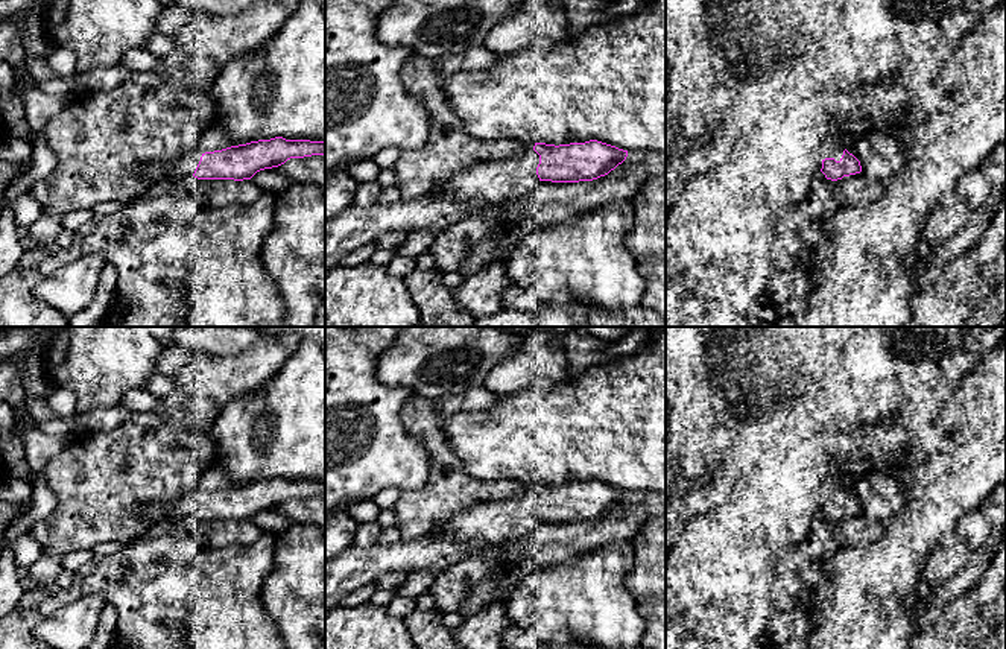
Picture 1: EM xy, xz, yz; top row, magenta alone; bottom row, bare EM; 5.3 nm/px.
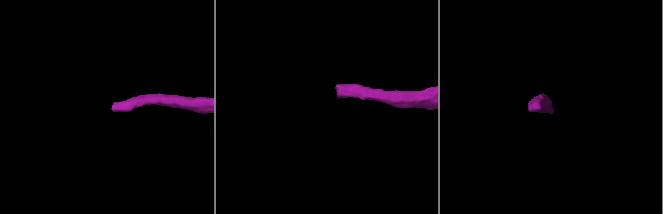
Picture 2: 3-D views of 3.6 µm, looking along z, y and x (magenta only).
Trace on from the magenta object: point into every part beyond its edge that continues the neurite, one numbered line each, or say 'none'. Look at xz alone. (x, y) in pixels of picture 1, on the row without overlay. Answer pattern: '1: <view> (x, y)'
1: xz (496, 522)

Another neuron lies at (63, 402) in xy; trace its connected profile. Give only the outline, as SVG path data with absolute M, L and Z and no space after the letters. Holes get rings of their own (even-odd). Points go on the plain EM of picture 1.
M55 389L49 398L52 409L65 418L71 418L76 413L76 395L68 389Z

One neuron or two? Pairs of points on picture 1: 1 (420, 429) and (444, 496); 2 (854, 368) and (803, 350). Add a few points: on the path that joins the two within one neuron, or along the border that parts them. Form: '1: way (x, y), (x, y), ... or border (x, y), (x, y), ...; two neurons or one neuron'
1: way (436, 446), (438, 471), (442, 479); one neuron
2: border (822, 371), (818, 379); two neurons

